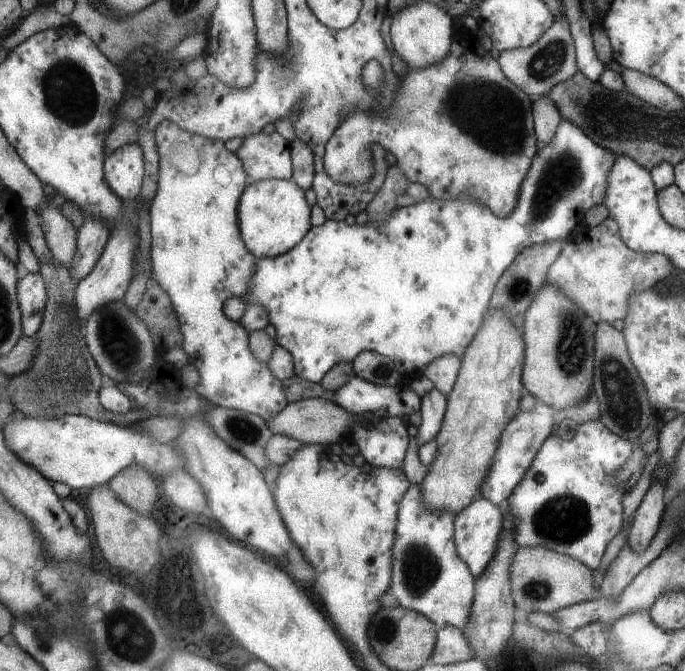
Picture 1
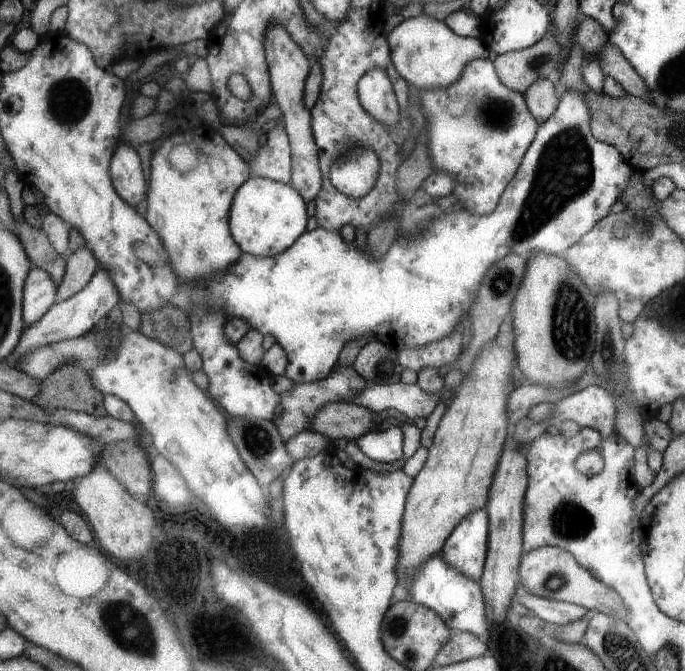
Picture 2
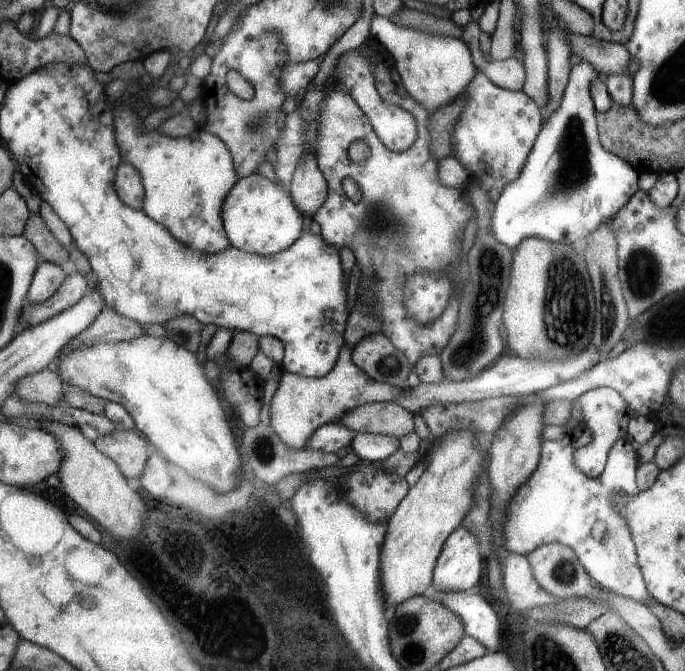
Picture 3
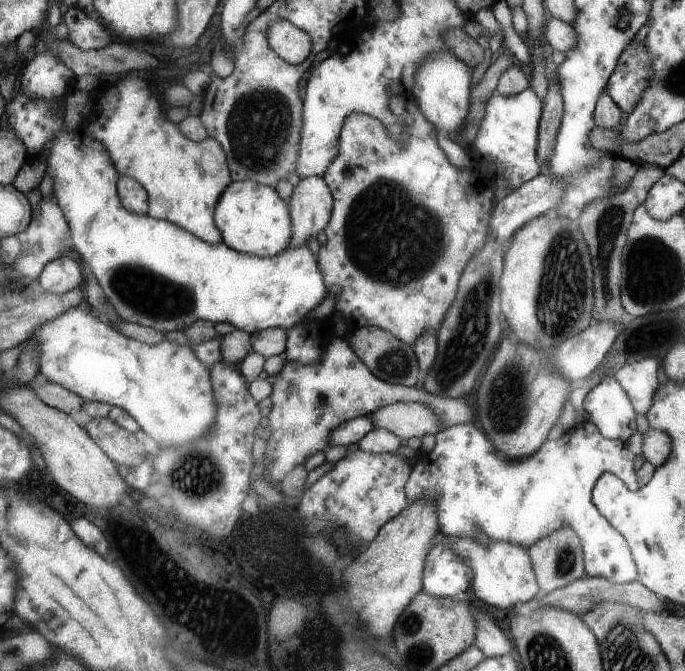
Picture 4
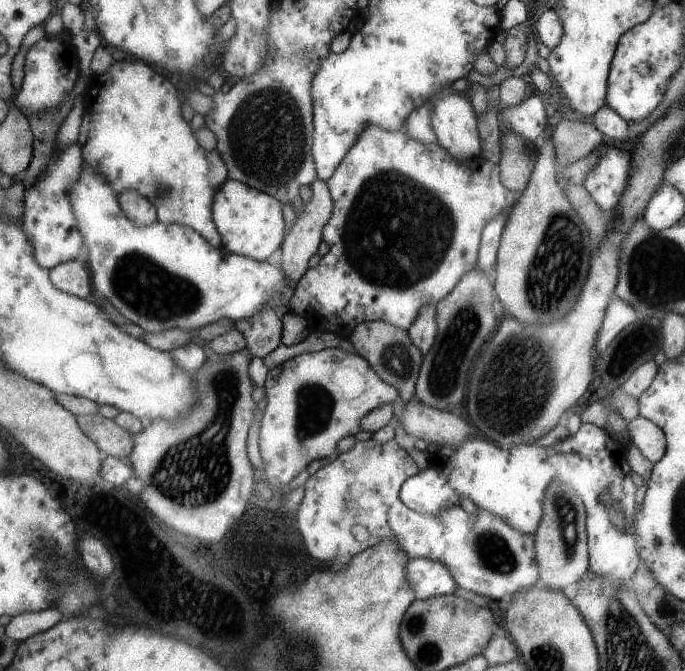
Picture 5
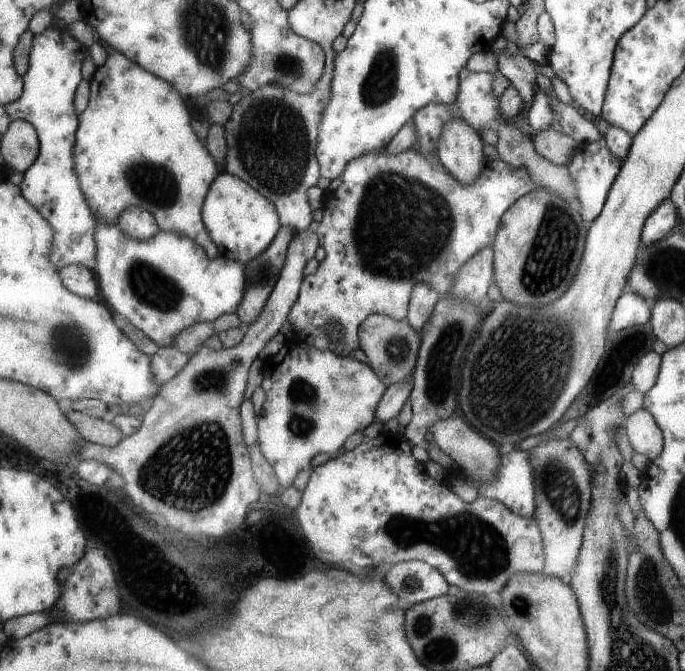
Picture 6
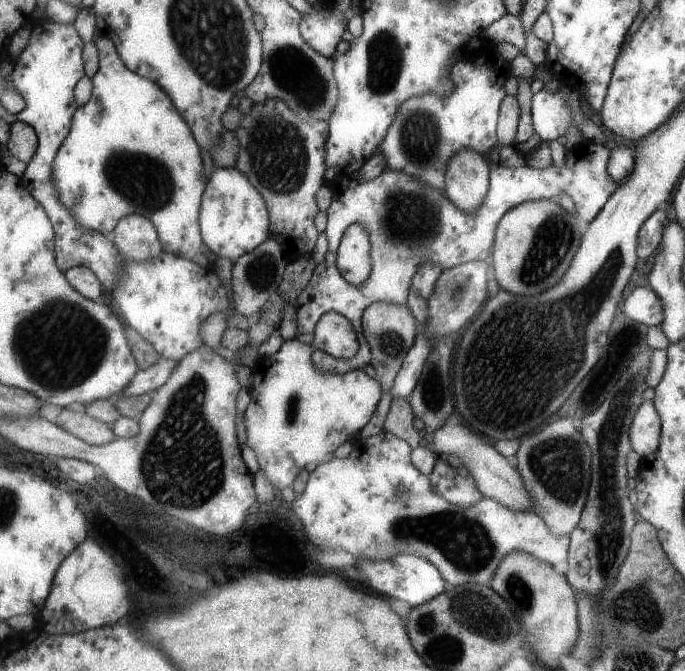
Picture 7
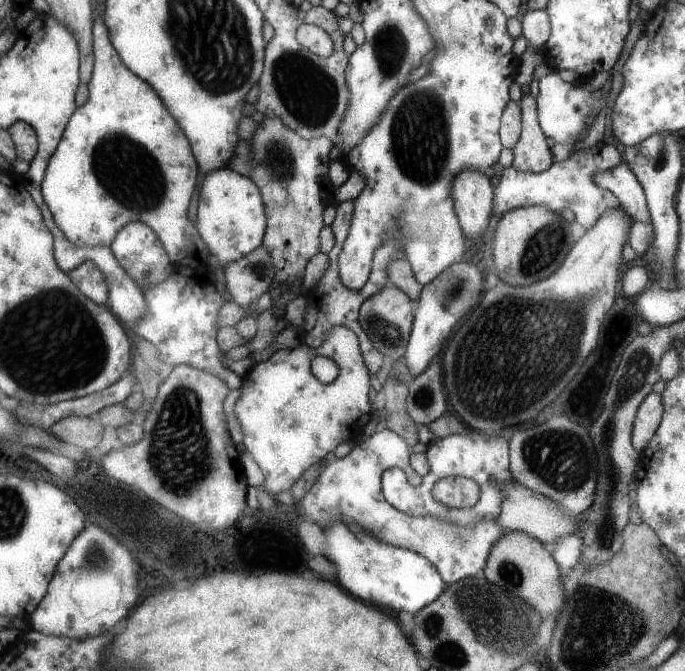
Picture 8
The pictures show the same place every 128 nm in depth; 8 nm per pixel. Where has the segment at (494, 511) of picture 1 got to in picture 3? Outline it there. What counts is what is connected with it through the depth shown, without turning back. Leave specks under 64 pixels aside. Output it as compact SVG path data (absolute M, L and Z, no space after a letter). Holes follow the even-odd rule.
M462 525L447 539L435 569L433 591L466 591L478 584L484 557L478 540Z

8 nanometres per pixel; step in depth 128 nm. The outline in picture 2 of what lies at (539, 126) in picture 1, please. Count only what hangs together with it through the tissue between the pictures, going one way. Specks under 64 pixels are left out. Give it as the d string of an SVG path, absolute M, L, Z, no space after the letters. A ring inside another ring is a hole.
M554 77L540 78L532 82L530 88L523 93L526 96L527 106L539 126L542 126L552 116L552 112L557 110L560 104L561 99L556 96L554 85Z

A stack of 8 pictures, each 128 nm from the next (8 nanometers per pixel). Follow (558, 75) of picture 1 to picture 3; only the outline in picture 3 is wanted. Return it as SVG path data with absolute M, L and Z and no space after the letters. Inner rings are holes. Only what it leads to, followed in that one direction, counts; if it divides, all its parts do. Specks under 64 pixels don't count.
M515 57L484 62L482 72L492 83L508 91L522 91L525 86L525 67Z

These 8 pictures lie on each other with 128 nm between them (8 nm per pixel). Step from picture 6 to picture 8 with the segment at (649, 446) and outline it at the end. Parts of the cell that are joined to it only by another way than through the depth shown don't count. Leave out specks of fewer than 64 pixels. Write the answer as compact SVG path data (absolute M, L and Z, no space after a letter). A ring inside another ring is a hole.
M653 391L639 406L632 433L632 442L635 443L636 450L642 452L650 444L652 437L658 432L660 421L663 420L664 410L666 408L663 406L662 395Z

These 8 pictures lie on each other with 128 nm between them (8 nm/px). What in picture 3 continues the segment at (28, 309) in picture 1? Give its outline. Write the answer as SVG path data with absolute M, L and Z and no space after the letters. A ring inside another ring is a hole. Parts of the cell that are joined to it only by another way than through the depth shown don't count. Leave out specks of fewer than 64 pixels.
M40 262L27 293L28 306L44 304L59 291L66 278L68 276L64 274L64 270L60 266L50 264L50 262Z

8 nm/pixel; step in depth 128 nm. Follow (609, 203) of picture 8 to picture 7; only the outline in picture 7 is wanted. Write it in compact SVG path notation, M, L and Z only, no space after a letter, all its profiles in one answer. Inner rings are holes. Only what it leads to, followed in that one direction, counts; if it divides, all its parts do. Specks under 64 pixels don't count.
M585 140L578 145L566 150L565 164L561 168L550 165L548 168L536 168L528 164L518 168L508 168L495 163L491 176L491 192L483 206L473 215L467 215L455 205L443 191L437 191L425 182L419 181L405 172L398 169L386 168L384 172L374 180L365 182L356 178L359 171L353 175L342 175L336 178L331 184L333 192L332 202L327 209L326 232L329 240L329 249L323 262L317 264L314 269L312 278L308 285L302 290L295 304L296 311L296 339L304 344L312 343L314 338L314 327L320 320L320 317L328 311L338 312L345 316L354 327L356 337L359 343L359 351L354 358L345 360L332 358L334 366L322 366L322 352L316 352L316 358L311 358L316 362L316 370L322 374L341 375L345 372L363 369L366 364L371 364L372 353L371 346L363 334L363 314L367 306L373 302L386 301L401 305L406 305L410 293L411 280L416 274L416 269L426 261L434 261L443 266L443 270L467 263L468 261L484 261L489 259L488 250L492 248L495 241L495 230L498 228L500 220L515 206L522 205L526 201L535 201L538 199L558 199L562 193L568 194L575 202L575 208L578 215L584 222L592 222L596 215L602 210L603 204L610 198L610 195L616 190L617 185L612 177L608 174L607 162L611 150L604 145L597 144L594 141ZM358 223L365 226L371 238L371 275L363 285L354 286L349 284L340 275L336 267L336 252L342 240L344 231L350 224Z

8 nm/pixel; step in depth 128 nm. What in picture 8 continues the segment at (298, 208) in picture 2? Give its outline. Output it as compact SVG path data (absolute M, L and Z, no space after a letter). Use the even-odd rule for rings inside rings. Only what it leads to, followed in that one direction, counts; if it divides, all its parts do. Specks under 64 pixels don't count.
M228 167L204 175L198 202L195 205L195 213L197 214L195 227L200 231L201 239L208 245L209 254L216 256L222 265L238 261L245 254L251 253L263 244L267 230L266 207L263 203L262 191L249 176L244 176Z

